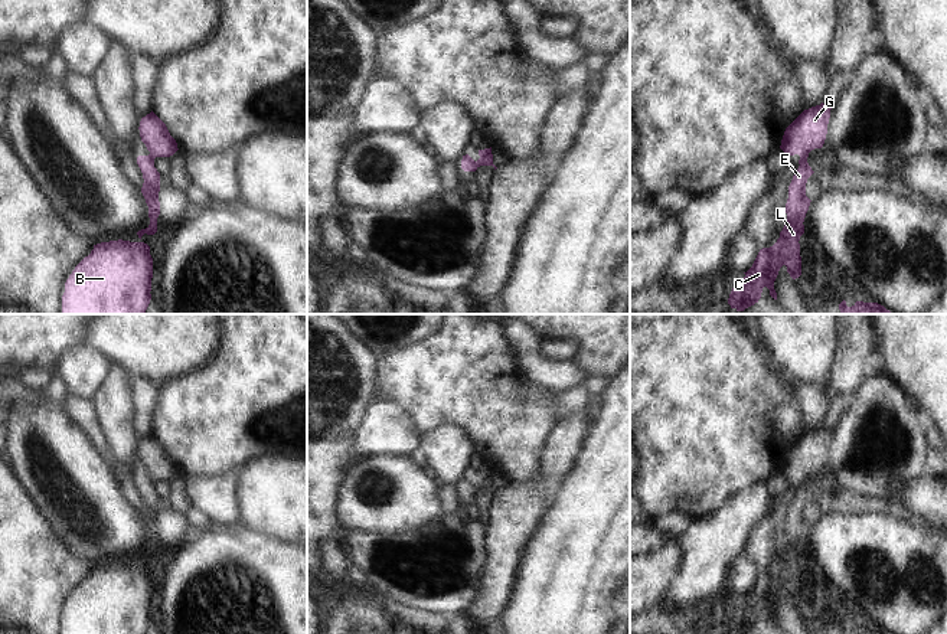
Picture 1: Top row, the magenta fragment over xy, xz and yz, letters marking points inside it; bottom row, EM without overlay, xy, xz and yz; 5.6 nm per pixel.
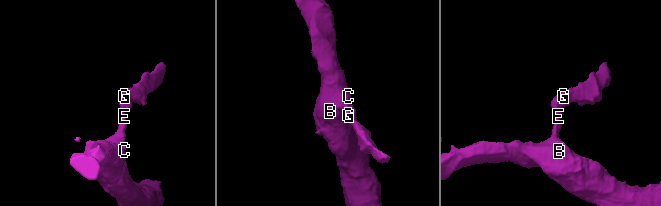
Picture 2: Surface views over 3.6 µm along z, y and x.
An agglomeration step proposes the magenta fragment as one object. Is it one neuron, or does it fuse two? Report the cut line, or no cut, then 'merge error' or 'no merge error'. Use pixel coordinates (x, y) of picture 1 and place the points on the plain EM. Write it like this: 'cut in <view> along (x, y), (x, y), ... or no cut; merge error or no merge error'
cut in yz along (807, 476), (800, 480); merge error

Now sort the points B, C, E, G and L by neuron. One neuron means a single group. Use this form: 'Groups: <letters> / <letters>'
Groups: B C E L / G

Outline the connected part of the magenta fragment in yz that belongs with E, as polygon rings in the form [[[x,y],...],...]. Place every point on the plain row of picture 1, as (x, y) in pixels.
[[[807,478],[799,483],[799,491],[794,494],[788,509],[788,522],[786,526],[786,548],[780,561],[770,571],[760,572],[752,589],[744,595],[744,602],[735,608],[729,617],[728,627],[737,634],[754,628],[761,621],[763,611],[770,612],[770,618],[777,622],[774,604],[783,588],[793,602],[801,598],[800,559],[804,556],[804,540],[810,529],[806,519],[807,501],[814,496],[807,486]]]

